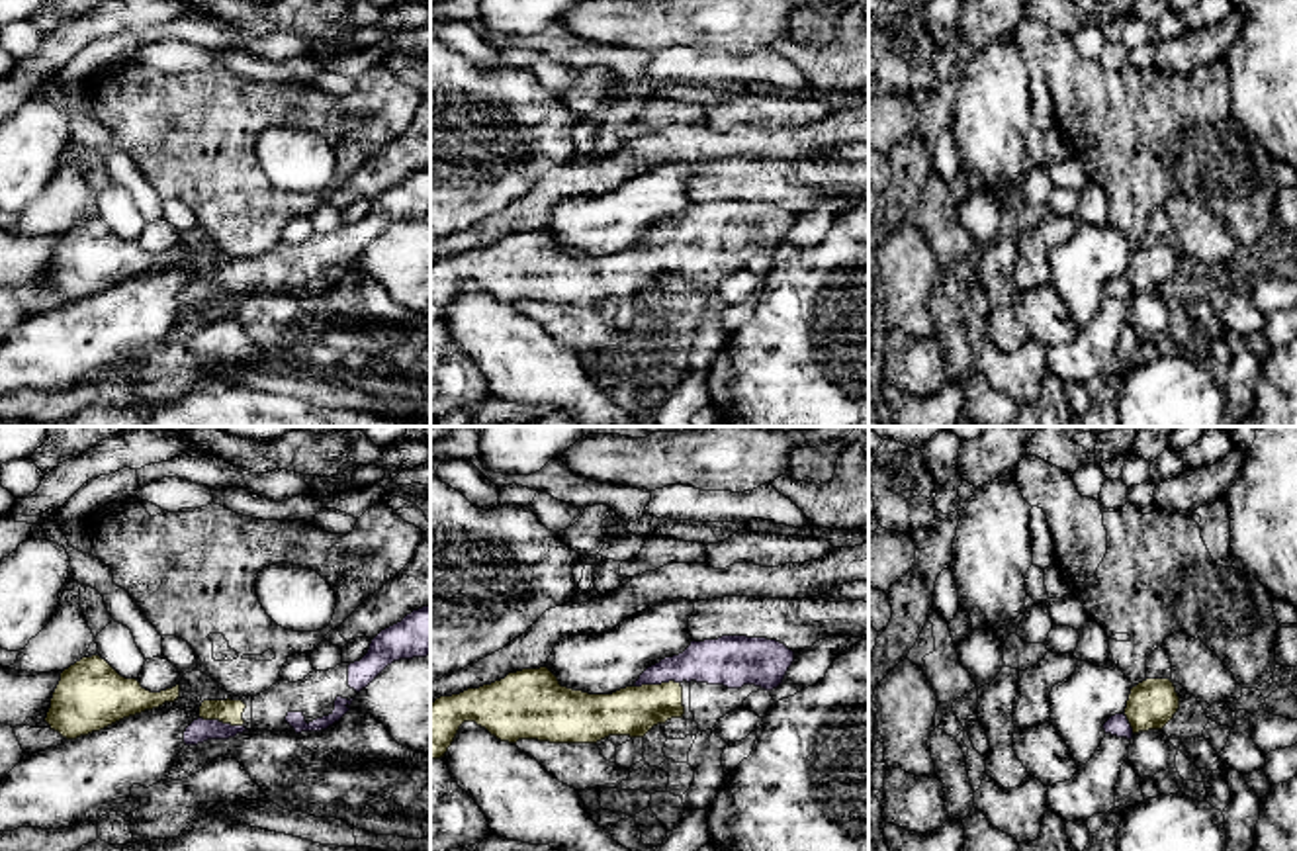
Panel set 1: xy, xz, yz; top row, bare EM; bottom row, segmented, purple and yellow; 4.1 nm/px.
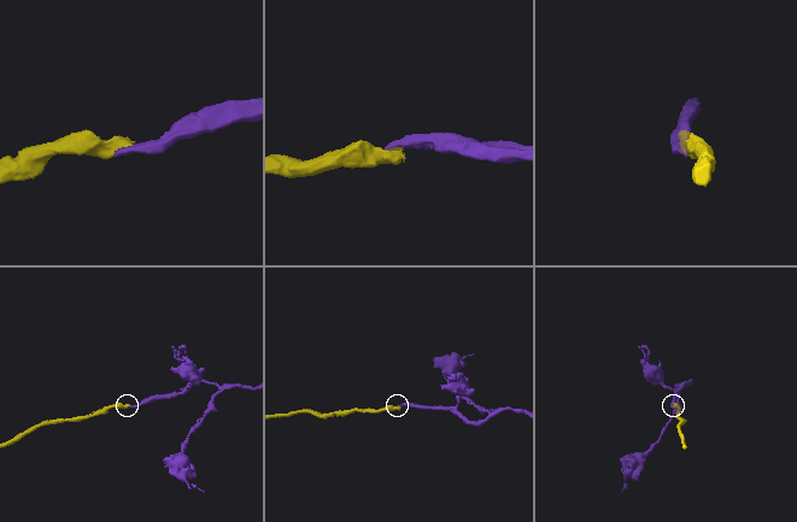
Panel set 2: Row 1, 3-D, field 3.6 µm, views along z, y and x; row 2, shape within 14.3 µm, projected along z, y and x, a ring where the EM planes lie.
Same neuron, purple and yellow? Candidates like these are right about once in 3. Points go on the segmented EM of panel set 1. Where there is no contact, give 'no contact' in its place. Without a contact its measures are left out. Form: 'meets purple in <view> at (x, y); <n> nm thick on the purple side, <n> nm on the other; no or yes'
meets purple in xy at (222, 722); 100 nm thick on the purple side, 100 nm on the other; yes

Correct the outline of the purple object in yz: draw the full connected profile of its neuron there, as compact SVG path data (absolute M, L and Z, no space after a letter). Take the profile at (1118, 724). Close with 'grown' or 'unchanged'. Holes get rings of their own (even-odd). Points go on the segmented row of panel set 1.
M1146 679L1131 689L1125 712L1111 716L1103 730L1131 739L1139 732L1162 730L1178 708L1180 696L1170 679Z; grown

